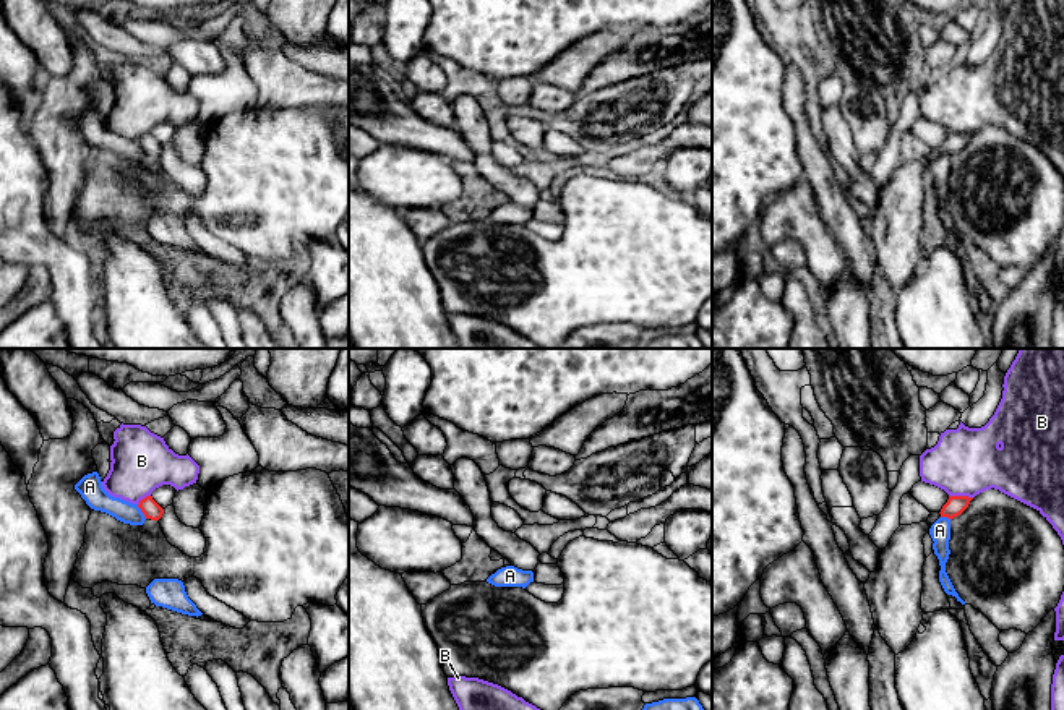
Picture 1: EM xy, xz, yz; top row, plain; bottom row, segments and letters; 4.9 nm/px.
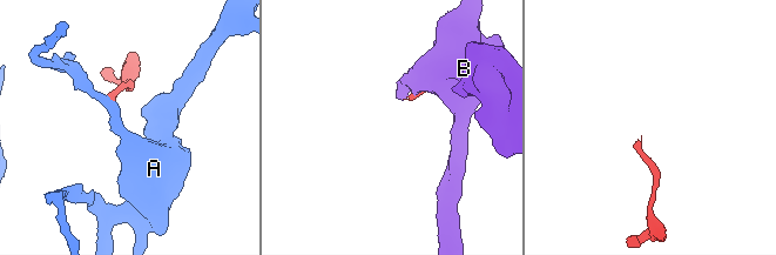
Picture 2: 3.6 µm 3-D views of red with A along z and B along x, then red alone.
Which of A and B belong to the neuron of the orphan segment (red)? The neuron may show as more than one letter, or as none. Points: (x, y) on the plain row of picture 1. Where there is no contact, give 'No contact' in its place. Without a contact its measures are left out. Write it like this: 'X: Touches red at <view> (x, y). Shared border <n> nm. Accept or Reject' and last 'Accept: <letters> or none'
A: Touches red at xy (141, 148). Shared border 90 nm. Reject
B: Touches red at yz (961, 133). Shared border 120 nm. Reject
Accept: none

